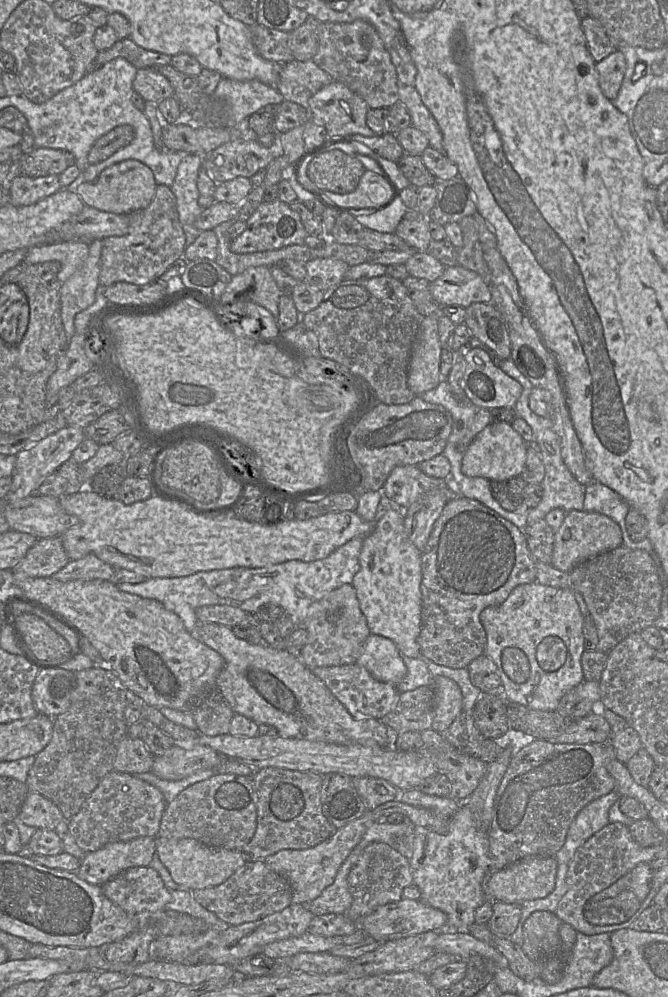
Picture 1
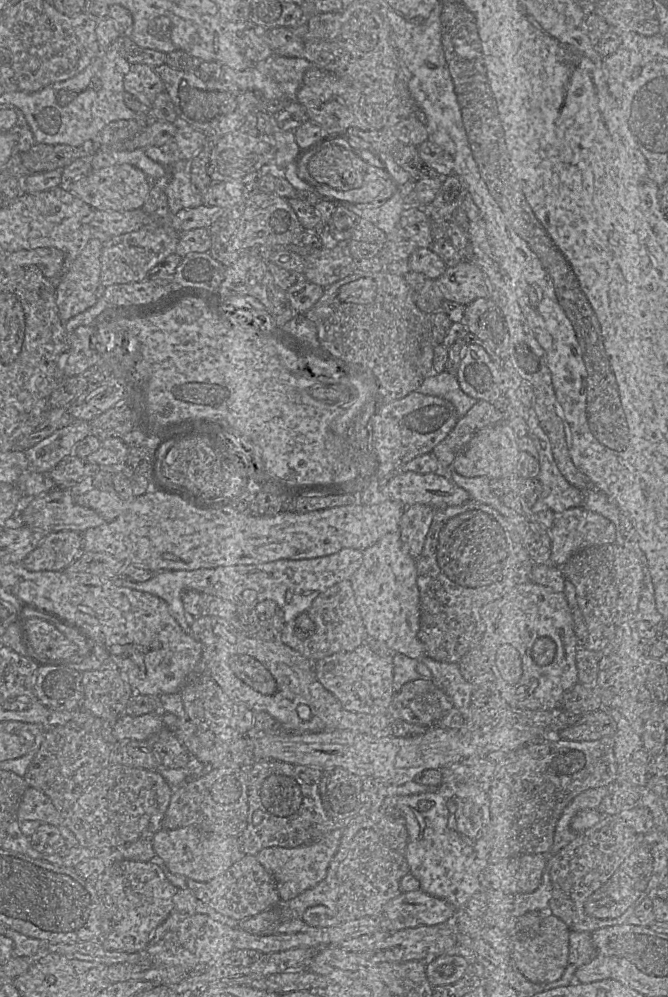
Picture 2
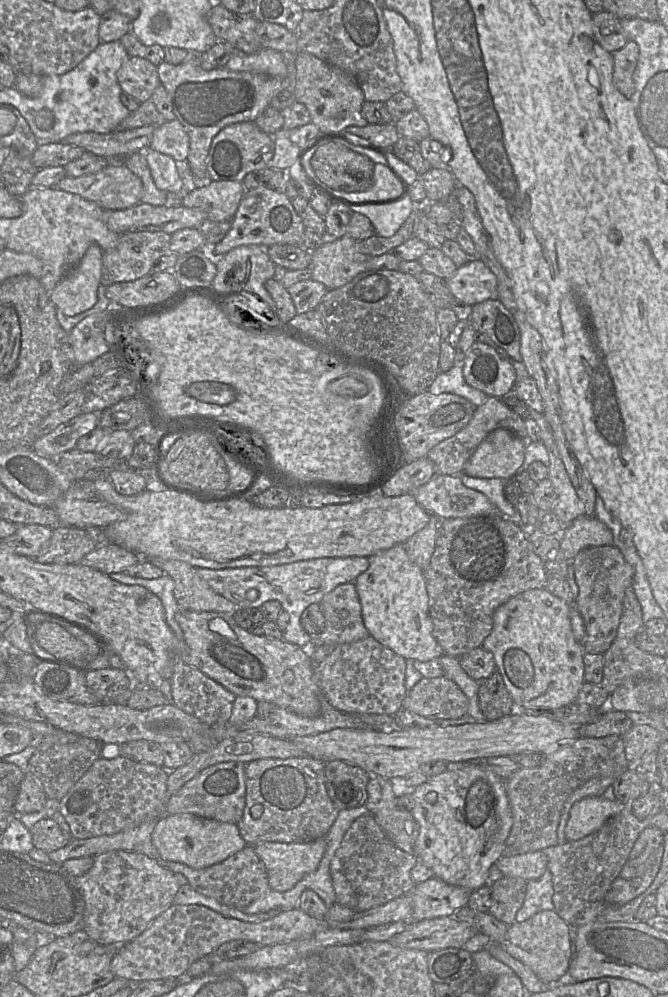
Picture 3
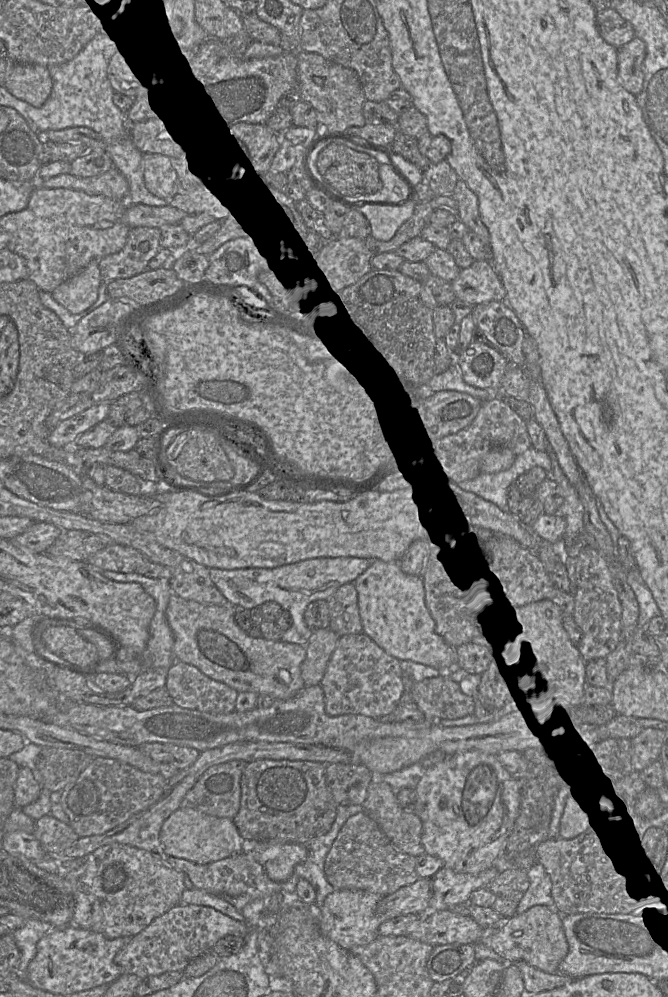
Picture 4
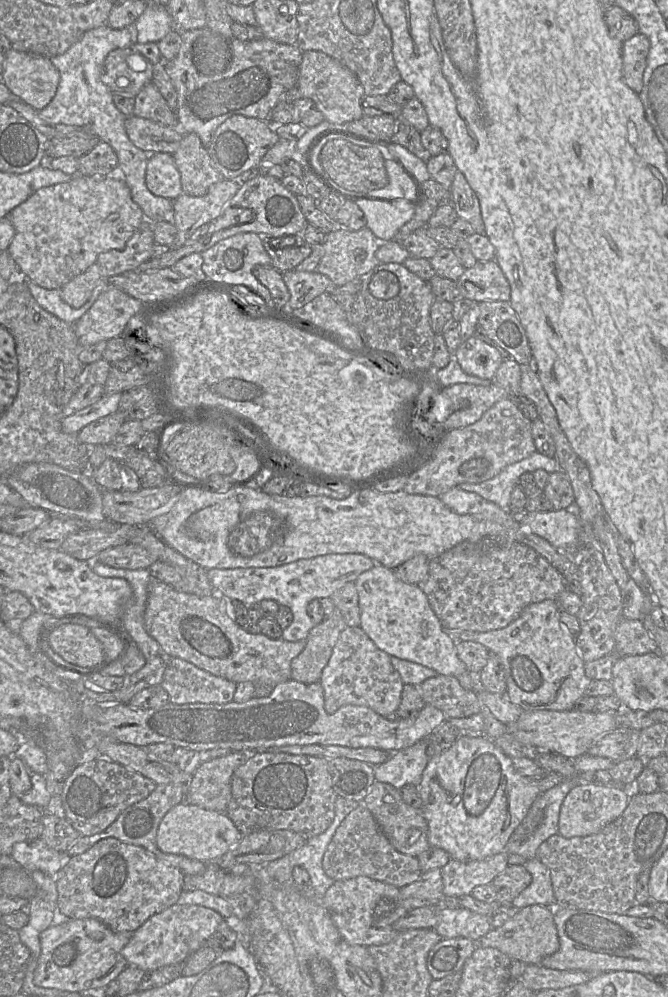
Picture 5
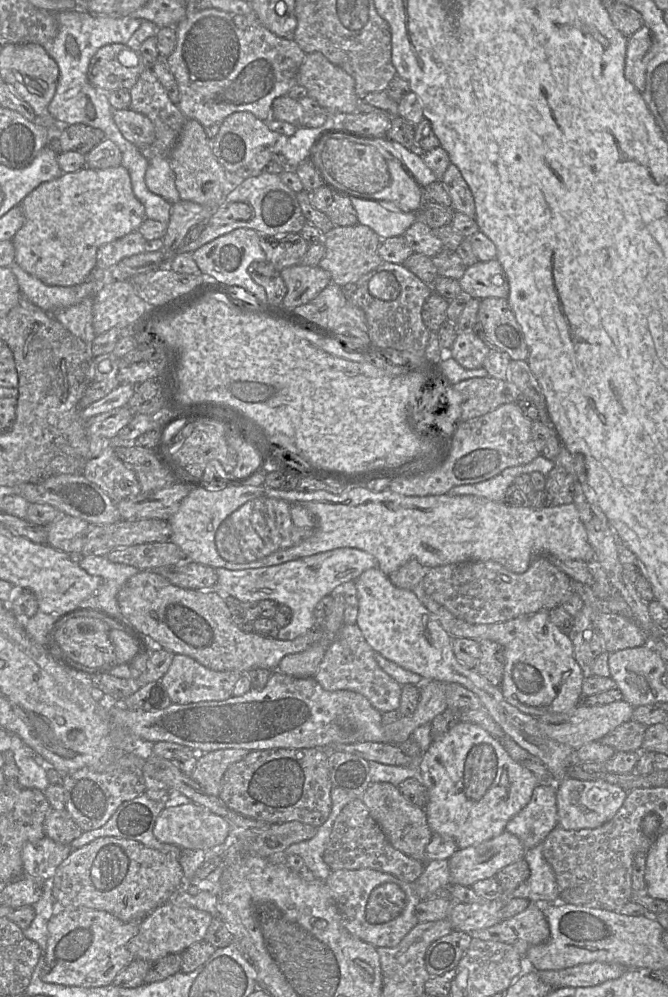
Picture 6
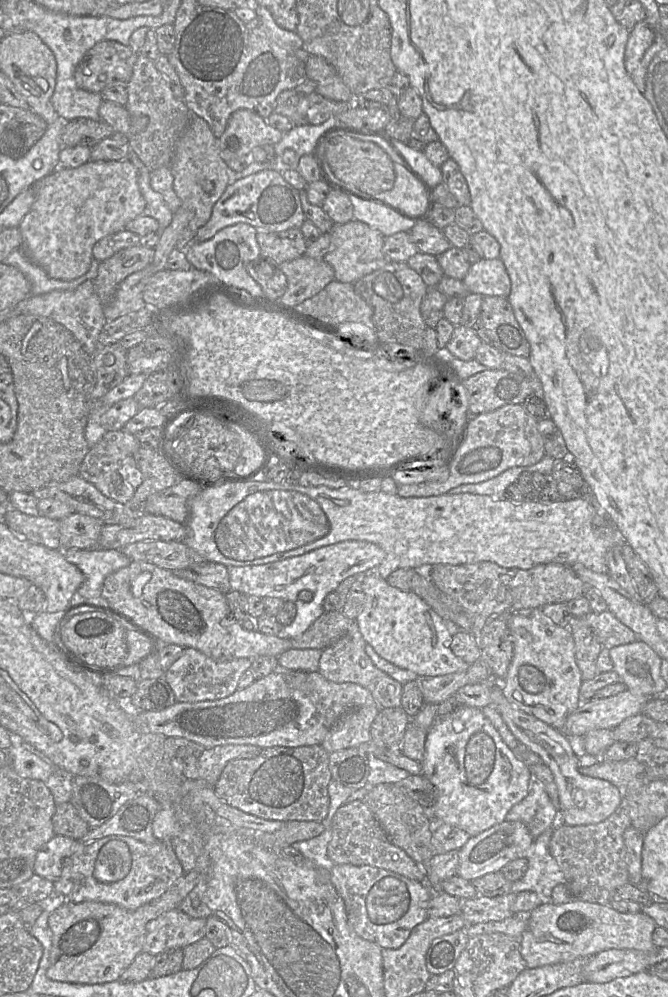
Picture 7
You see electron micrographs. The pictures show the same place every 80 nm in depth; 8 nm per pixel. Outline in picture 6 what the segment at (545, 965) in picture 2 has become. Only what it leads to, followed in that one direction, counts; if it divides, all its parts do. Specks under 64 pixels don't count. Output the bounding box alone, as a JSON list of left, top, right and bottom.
[469,904,550,957]

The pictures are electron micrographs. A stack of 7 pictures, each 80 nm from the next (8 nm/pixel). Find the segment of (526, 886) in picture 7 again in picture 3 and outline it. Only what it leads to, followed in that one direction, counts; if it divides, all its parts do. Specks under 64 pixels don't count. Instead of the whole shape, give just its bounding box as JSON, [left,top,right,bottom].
[515,869,554,923]

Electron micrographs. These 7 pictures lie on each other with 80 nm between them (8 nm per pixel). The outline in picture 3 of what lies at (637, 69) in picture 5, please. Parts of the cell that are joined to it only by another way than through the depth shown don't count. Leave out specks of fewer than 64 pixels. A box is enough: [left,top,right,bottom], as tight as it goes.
[613,41,639,98]

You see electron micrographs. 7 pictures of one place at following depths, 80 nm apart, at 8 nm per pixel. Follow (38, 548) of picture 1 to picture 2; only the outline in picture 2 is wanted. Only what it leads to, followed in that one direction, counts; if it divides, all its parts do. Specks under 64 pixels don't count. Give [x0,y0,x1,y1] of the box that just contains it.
[21,530,88,571]

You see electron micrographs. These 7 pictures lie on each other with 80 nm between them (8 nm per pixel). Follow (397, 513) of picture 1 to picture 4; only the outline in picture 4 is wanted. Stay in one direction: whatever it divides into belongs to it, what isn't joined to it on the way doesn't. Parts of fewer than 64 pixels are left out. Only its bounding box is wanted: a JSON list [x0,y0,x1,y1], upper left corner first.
[354,560,457,672]

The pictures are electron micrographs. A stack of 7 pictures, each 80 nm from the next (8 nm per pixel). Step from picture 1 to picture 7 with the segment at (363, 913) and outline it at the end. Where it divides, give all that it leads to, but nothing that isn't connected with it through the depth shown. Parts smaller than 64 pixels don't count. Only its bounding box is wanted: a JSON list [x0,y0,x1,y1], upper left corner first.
[327,800,425,881]

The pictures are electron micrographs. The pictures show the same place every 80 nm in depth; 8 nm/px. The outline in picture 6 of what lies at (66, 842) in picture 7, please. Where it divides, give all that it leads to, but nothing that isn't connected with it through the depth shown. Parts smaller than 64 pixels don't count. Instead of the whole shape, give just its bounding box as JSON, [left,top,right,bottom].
[22,836,71,880]

